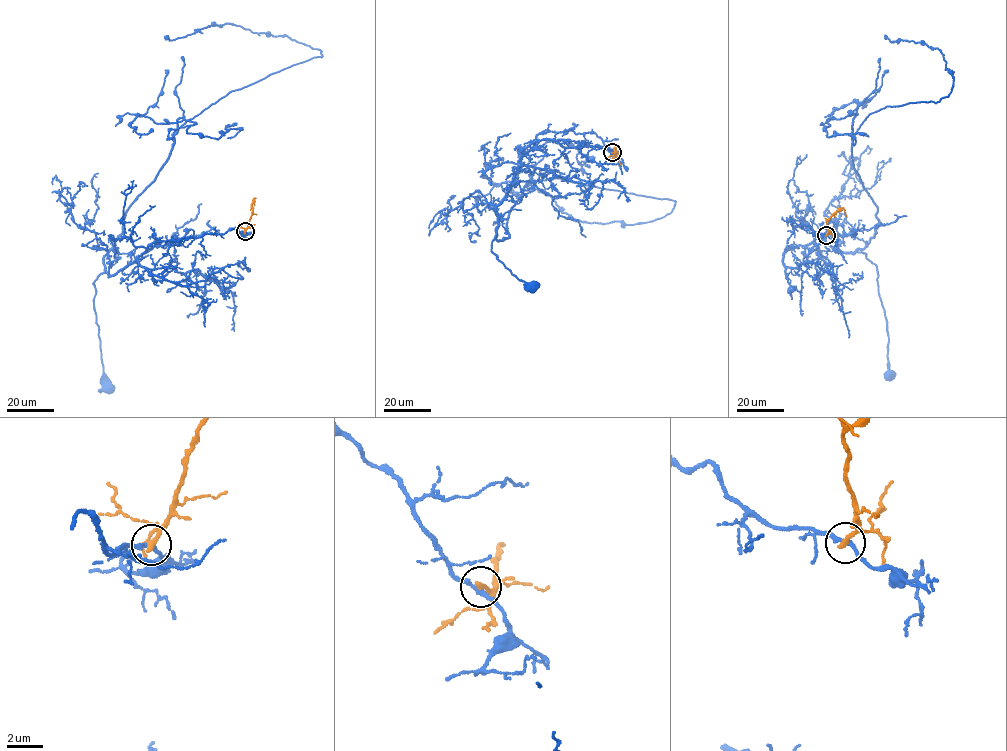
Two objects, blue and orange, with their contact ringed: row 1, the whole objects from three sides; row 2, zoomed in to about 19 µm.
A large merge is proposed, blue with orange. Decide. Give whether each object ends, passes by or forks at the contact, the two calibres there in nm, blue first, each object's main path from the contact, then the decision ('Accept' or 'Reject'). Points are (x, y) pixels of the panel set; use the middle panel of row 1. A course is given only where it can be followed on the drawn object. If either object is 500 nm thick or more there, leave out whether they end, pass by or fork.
At the ring blue passes by. At the ring orange ends. Thickness 240 nm (blue) against 340 nm. Course of blue: (612, 152), (594, 133), (544, 130), (518, 163), (496, 209), (491, 251), (532, 285). Course of orange: (612, 152), (614, 147), (614, 154), (620, 164). Reject

